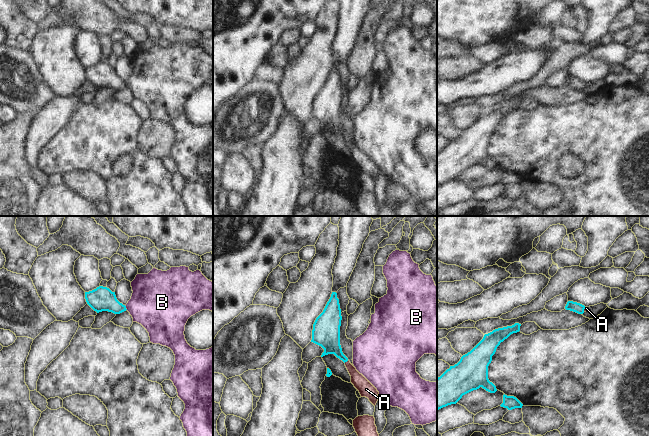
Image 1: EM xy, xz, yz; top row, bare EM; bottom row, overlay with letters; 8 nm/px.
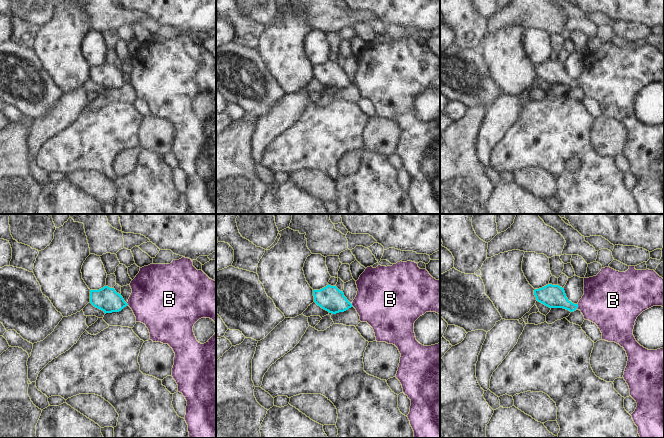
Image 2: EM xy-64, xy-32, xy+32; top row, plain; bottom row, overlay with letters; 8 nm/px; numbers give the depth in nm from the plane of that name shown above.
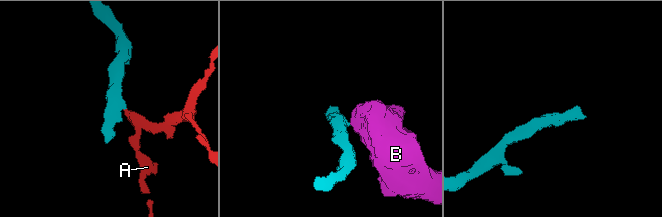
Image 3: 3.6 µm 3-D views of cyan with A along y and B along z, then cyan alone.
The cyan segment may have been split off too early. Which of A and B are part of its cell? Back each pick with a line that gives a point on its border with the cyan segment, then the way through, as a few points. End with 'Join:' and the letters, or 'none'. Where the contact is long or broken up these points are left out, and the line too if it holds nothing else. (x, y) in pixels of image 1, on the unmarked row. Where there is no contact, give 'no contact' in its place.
A: meets cyan in xz at (346, 137); runs through xz (328, 112), (331, 121), (346, 137), (358, 156)
Join: A

